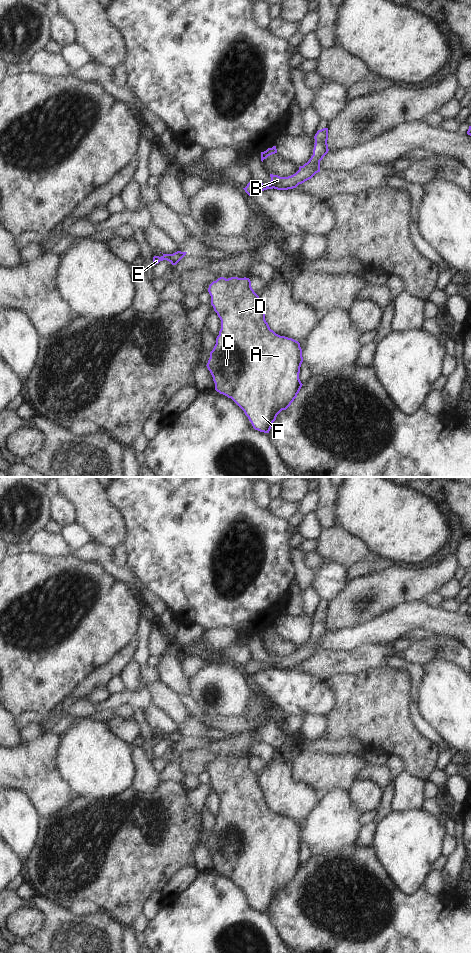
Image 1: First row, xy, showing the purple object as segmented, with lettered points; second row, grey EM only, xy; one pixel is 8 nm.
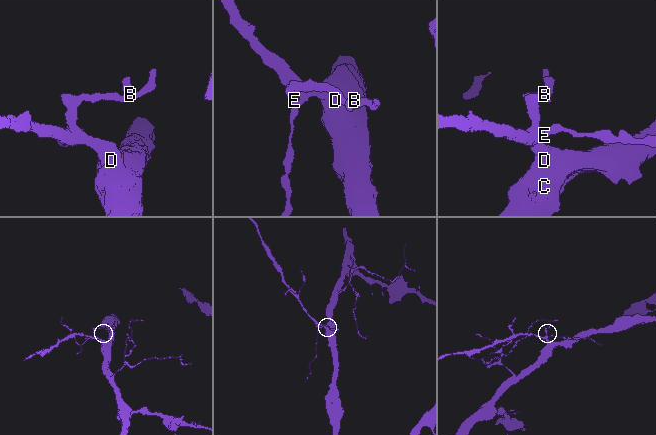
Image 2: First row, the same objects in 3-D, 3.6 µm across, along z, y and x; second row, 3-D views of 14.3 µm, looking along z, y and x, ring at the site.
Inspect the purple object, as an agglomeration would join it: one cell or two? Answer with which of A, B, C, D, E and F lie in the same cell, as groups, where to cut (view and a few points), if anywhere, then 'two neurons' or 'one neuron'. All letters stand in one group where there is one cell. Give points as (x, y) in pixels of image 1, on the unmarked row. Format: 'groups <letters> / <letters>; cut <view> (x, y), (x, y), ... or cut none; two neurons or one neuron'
groups A B C D E F; cut none; one neuron

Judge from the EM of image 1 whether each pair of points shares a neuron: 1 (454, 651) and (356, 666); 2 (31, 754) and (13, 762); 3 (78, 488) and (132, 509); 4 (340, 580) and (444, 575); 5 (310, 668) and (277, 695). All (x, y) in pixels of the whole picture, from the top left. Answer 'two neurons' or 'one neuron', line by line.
1: one neuron
2: one neuron
3: two neurons
4: two neurons
5: two neurons

